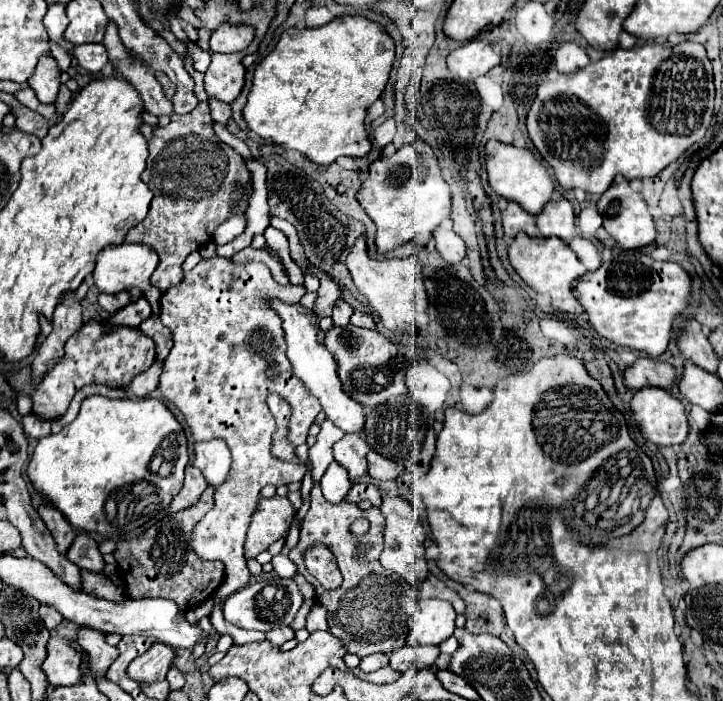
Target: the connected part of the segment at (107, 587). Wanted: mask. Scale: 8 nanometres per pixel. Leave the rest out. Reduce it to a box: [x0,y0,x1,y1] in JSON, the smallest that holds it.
[80,569,124,601]

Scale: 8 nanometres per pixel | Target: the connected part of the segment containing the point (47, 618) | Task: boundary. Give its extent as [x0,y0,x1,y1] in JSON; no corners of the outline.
[40,605,64,629]

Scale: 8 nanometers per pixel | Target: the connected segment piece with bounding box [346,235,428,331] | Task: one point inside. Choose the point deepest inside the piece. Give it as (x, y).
(394, 287)

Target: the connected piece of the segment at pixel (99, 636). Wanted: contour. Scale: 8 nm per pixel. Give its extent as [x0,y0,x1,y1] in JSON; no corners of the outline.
[76,629,118,673]

